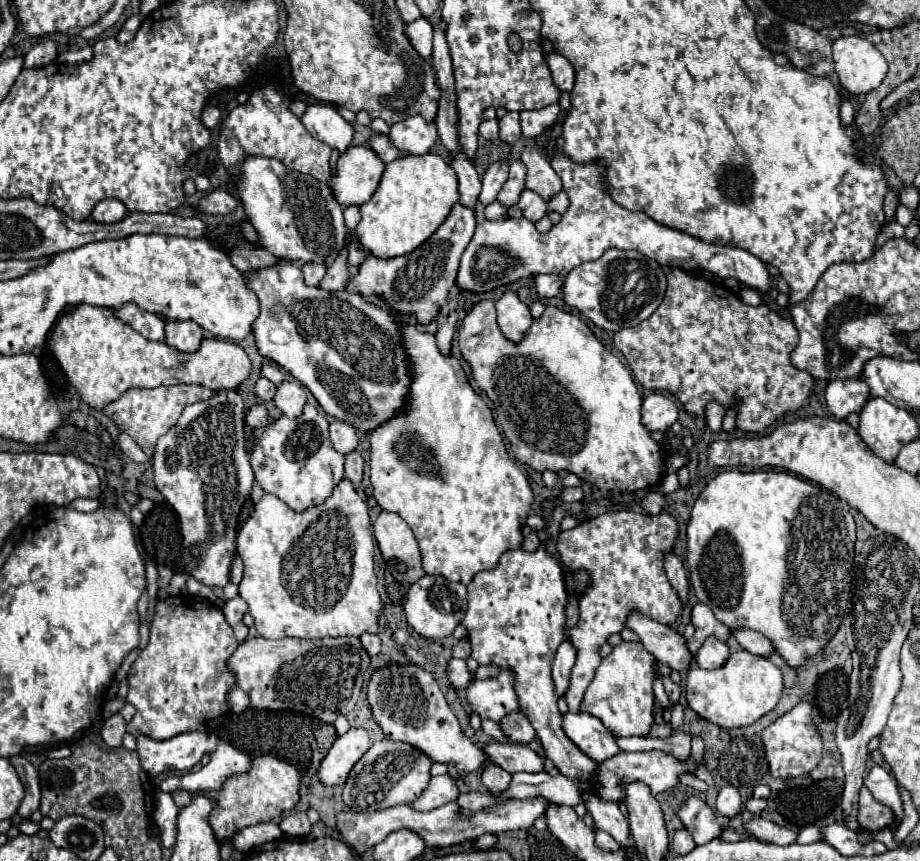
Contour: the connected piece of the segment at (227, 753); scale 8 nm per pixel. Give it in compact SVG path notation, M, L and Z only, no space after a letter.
M222 740L218 750L212 754L210 762L198 772L186 776L172 776L160 784L164 792L196 792L196 790L222 790L226 780L236 774L246 774L252 768L252 758L234 748L230 742Z

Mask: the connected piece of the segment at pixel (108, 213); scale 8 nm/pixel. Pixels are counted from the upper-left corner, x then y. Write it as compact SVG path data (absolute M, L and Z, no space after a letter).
M106 198L94 206L92 220L96 220L96 222L120 222L126 214L128 214L128 210L124 208L124 204L120 200Z

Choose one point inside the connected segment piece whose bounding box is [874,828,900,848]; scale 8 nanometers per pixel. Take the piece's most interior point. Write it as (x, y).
(885, 836)

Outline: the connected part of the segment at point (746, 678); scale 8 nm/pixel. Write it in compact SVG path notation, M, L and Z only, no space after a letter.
M734 652L726 660L724 666L716 670L704 670L698 666L688 668L686 672L686 702L688 706L706 718L708 722L730 730L750 726L760 720L764 714L774 710L782 694L782 672L780 668L760 656L752 656L750 652Z

